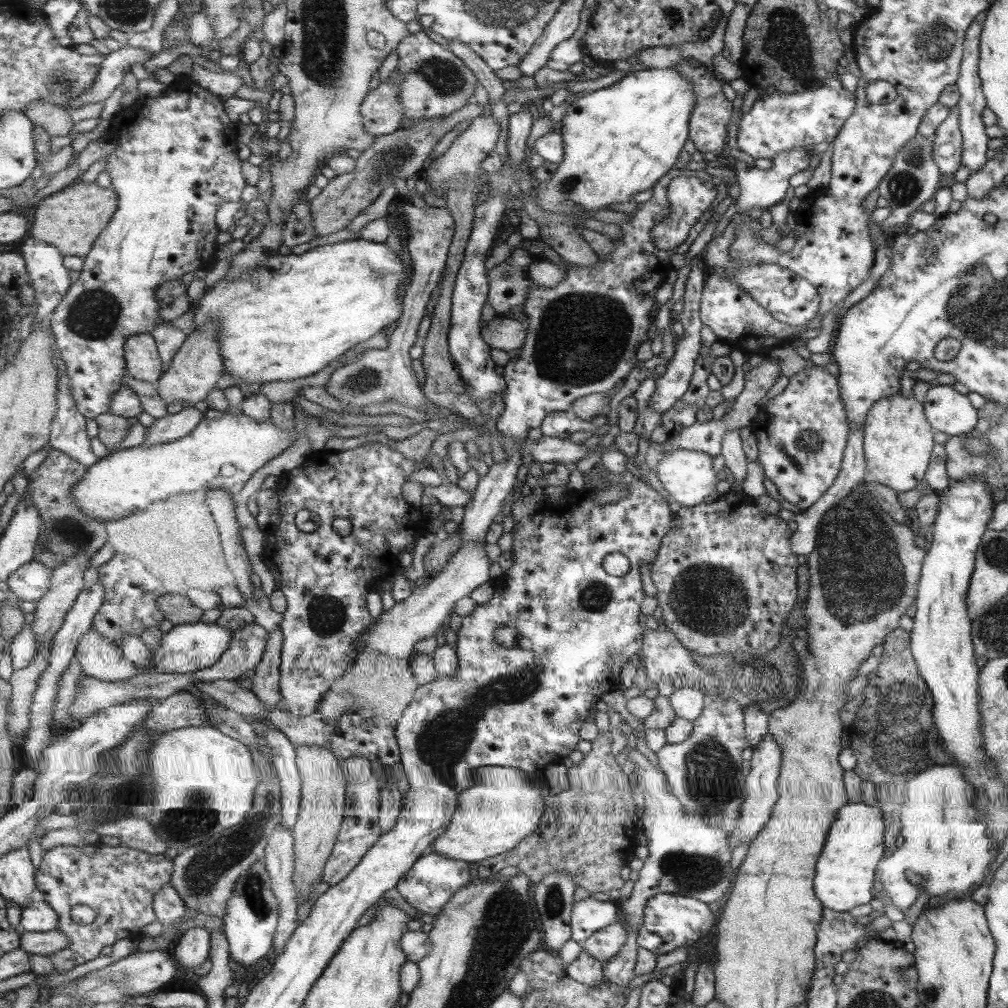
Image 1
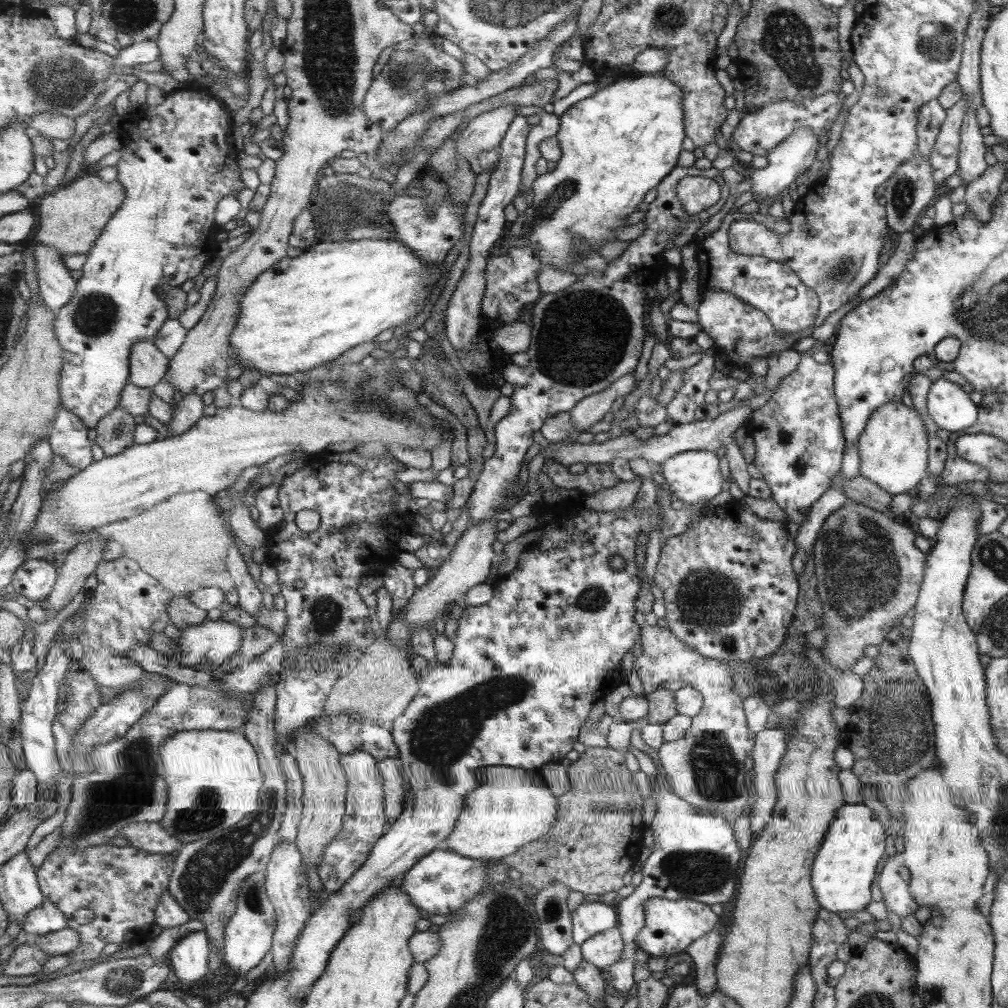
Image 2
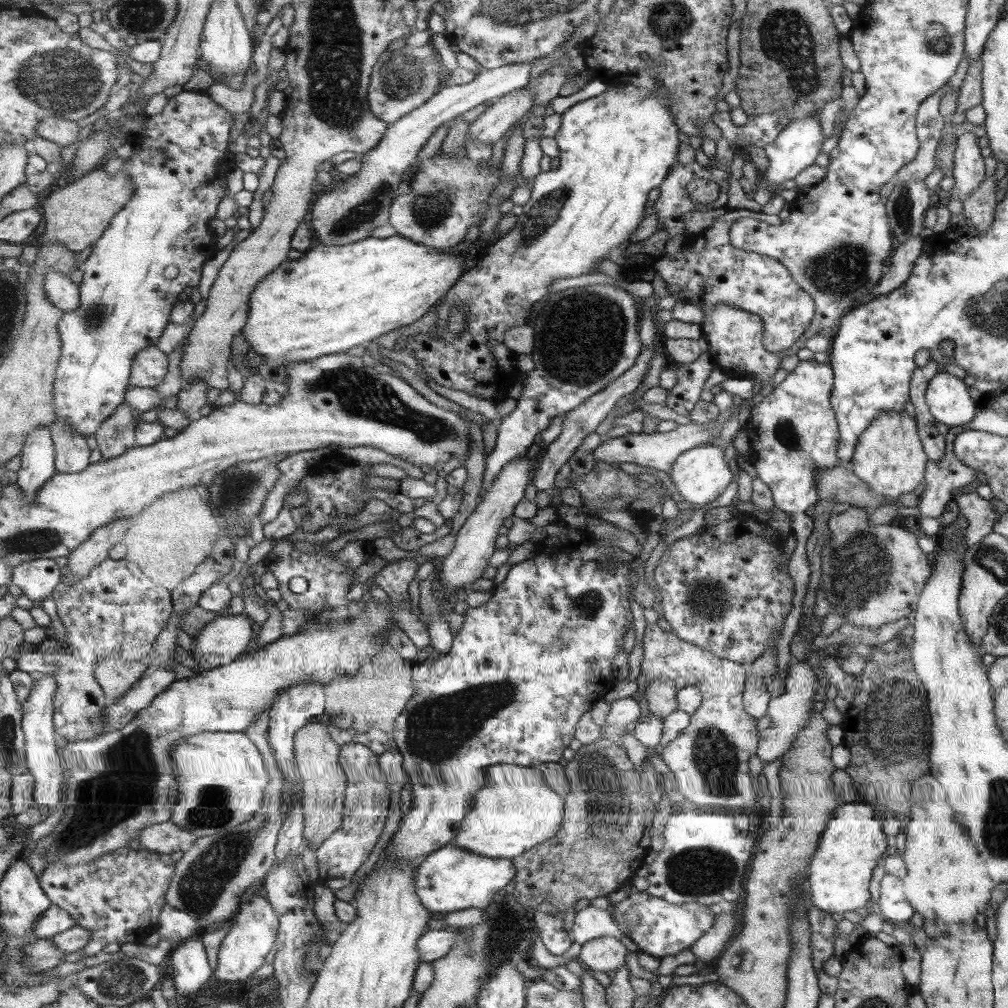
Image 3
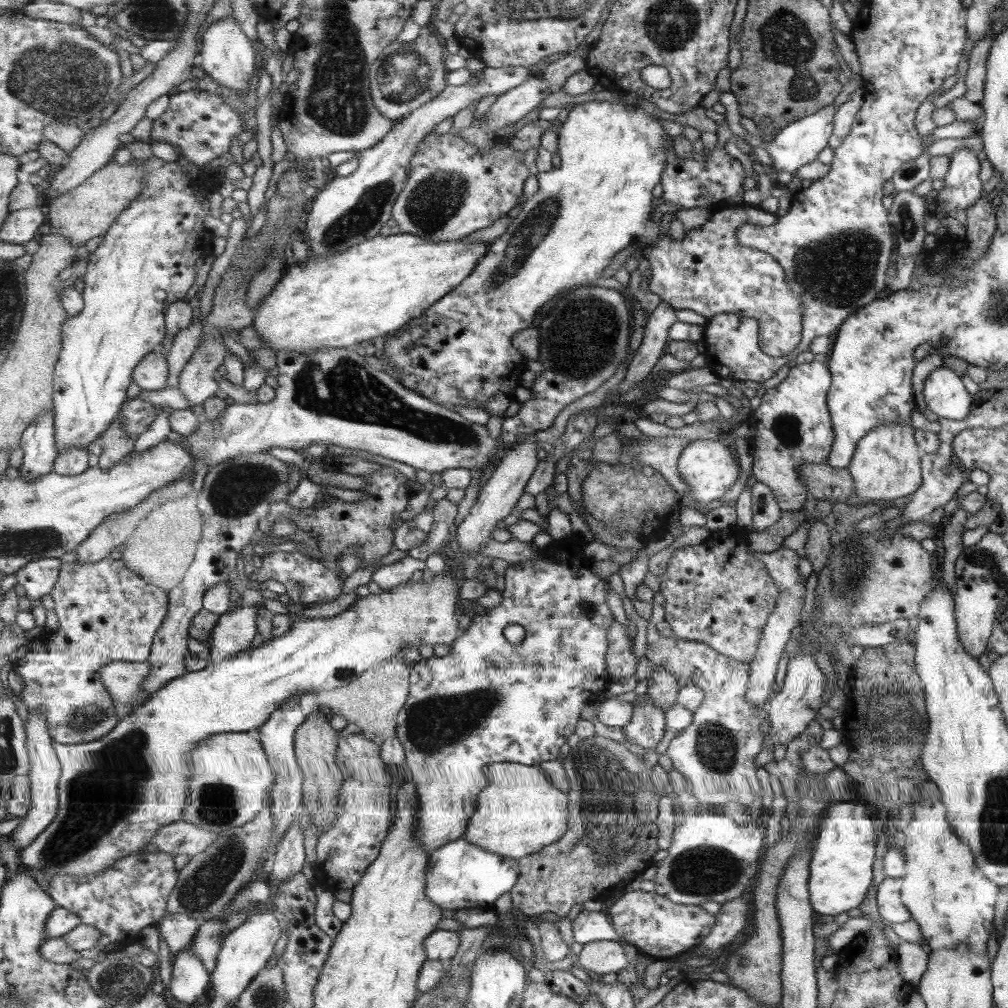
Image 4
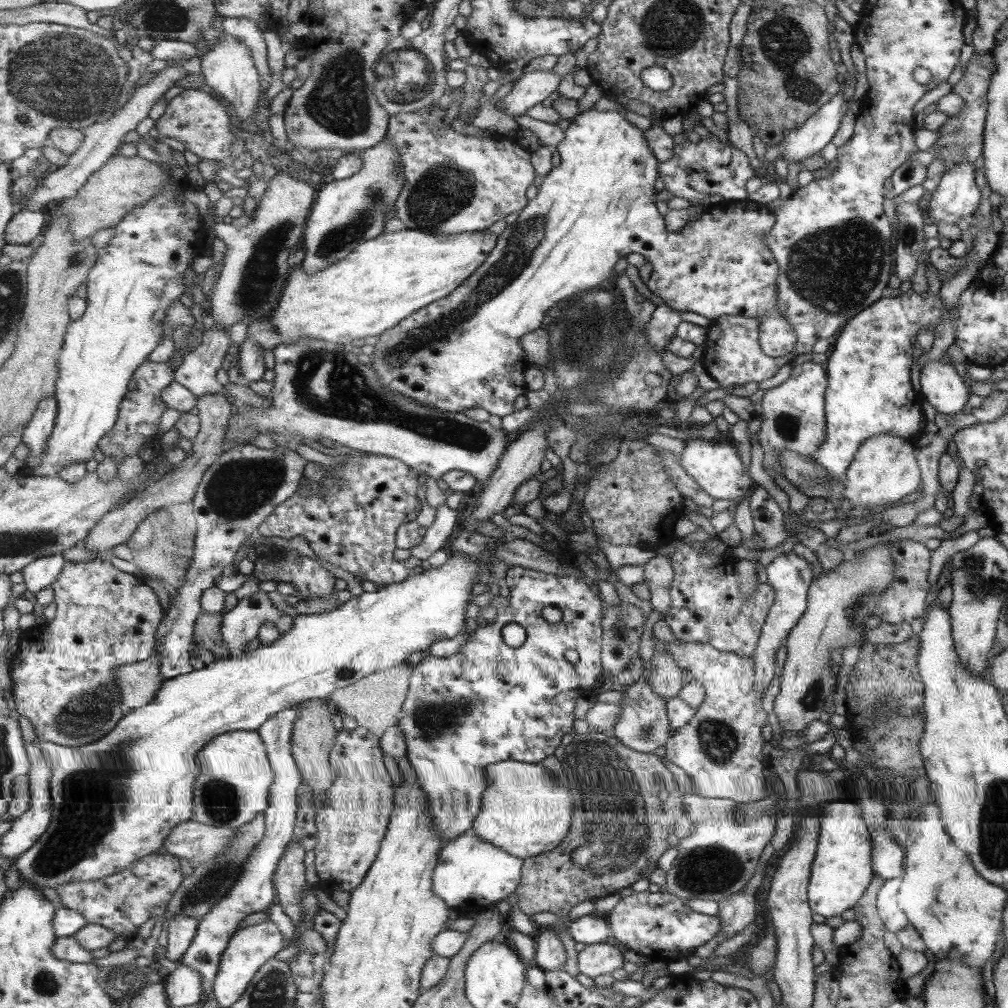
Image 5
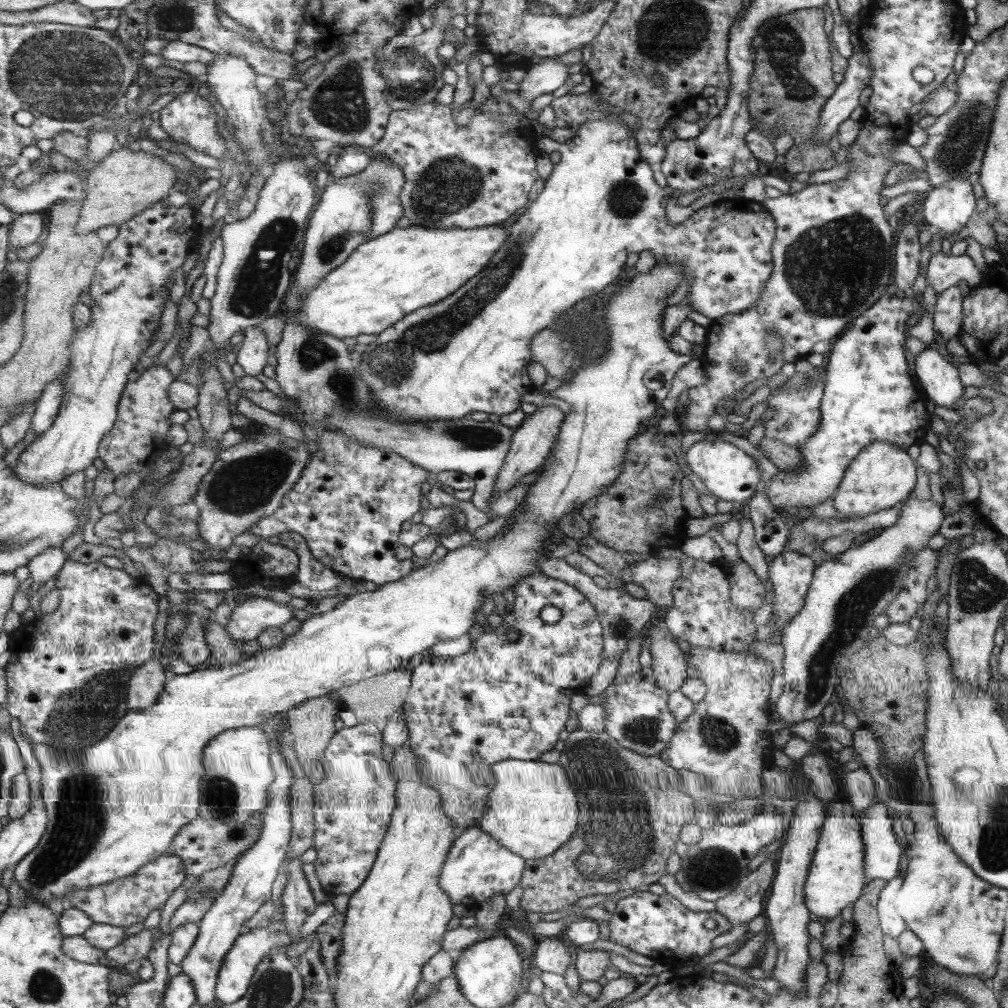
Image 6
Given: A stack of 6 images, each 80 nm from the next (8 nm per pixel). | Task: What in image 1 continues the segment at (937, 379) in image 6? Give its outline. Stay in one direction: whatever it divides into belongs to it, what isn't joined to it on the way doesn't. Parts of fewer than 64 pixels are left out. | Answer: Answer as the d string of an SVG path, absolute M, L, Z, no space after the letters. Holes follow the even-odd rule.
M949 385L930 386L925 396L923 396L922 406L933 432L941 432L948 437L962 436L972 430L978 422L977 411L972 408L966 395L959 394Z

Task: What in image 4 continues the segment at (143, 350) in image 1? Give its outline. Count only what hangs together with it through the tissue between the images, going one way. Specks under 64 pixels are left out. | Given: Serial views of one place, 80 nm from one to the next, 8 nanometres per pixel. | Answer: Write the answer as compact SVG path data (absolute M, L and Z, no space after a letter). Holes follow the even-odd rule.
M159 349L150 352L134 373L134 383L142 391L164 390L167 380L169 380L169 364Z

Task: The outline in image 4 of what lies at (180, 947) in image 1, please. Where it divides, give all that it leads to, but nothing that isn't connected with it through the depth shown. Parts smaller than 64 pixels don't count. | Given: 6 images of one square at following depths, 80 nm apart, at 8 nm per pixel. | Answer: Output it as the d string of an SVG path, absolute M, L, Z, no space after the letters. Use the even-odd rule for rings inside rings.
M193 948L185 950L172 958L172 978L167 995L174 1006L198 1004L206 994L206 988L212 982L211 972L201 962L201 957L193 953Z

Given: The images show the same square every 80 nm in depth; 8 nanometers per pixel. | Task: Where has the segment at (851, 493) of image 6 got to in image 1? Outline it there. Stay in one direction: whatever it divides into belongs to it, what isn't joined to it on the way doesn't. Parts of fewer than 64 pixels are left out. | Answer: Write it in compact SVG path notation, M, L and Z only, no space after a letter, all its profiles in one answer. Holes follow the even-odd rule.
M897 394L878 401L865 416L862 428L865 472L870 479L896 493L915 489L919 481L924 480L934 432L924 414L924 407L913 396L904 398Z

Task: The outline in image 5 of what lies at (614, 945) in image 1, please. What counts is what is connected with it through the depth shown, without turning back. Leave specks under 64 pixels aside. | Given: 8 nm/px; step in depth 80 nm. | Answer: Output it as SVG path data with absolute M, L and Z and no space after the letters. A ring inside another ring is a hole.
M607 943L587 945L577 954L578 972L591 979L621 968L622 961L619 949Z

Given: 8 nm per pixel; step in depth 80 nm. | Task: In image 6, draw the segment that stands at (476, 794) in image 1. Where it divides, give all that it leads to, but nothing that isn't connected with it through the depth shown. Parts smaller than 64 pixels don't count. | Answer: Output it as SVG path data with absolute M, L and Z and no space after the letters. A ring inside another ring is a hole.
M538 758L524 761L509 759L496 762L492 766L492 773L494 786L489 791L488 809L478 824L486 835L492 836L501 846L524 861L548 857L571 840L579 824L579 803L576 791L567 784L567 775L558 762L546 763Z

